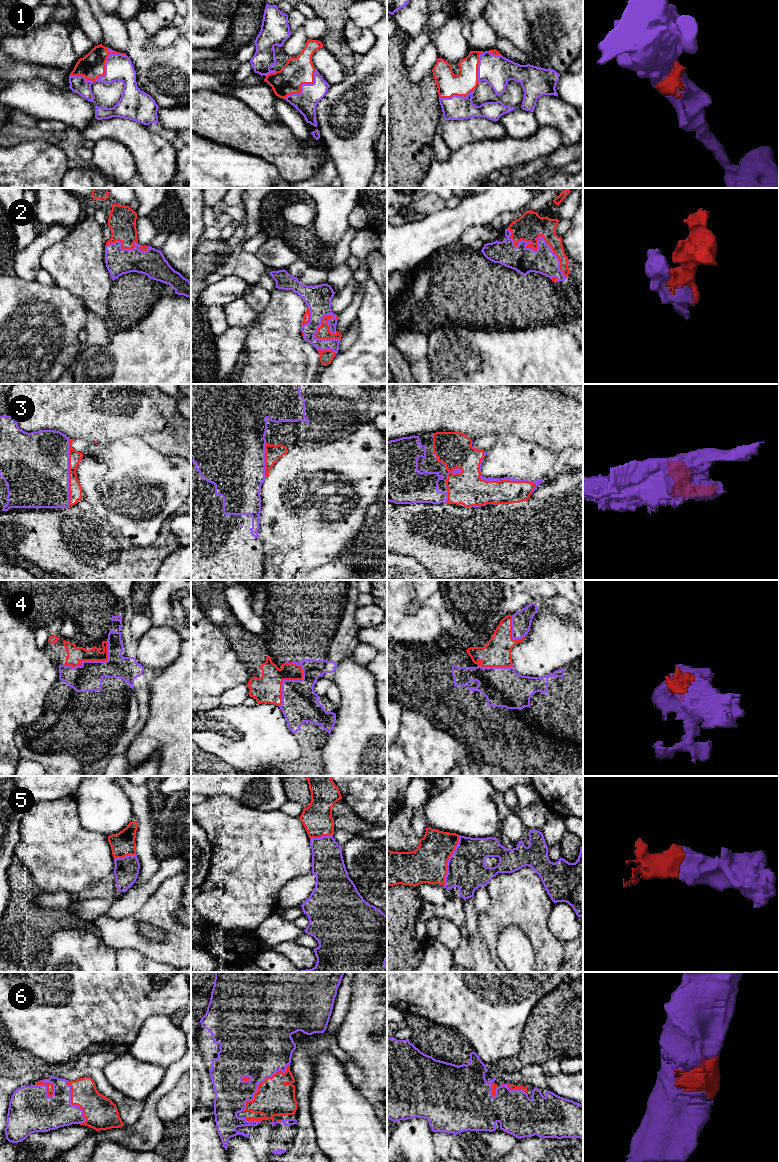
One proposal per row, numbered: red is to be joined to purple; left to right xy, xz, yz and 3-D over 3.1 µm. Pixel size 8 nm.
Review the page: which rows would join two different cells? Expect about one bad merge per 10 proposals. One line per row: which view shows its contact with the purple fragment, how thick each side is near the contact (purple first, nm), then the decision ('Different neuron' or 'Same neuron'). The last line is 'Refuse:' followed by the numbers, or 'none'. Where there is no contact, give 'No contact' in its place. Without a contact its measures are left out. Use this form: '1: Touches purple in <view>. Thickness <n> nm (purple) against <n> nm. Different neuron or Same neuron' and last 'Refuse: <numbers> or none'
1: Touches purple in xy. Thickness 220 nm (purple) against 200 nm. Same neuron
2: Touches purple in yz. Thickness 220 nm (purple) against 220 nm. Same neuron
3: Touches purple in xy. Thickness 500 nm (purple) against 110 nm. Same neuron
4: Touches purple in xy. Thickness 220 nm (purple) against 130 nm. Same neuron
5: Touches purple in yz. Thickness 320 nm (purple) against 300 nm. Same neuron
6: Touches purple in xy. Thickness 300 nm (purple) against 260 nm. Same neuron
Refuse: none

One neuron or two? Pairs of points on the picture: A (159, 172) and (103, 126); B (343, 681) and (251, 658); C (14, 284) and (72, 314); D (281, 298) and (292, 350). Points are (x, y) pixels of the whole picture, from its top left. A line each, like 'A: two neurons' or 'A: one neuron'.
A: one neuron
B: two neurons
C: one neuron
D: one neuron

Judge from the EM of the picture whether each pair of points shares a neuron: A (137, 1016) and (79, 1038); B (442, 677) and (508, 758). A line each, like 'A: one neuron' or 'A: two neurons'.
A: one neuron
B: one neuron

